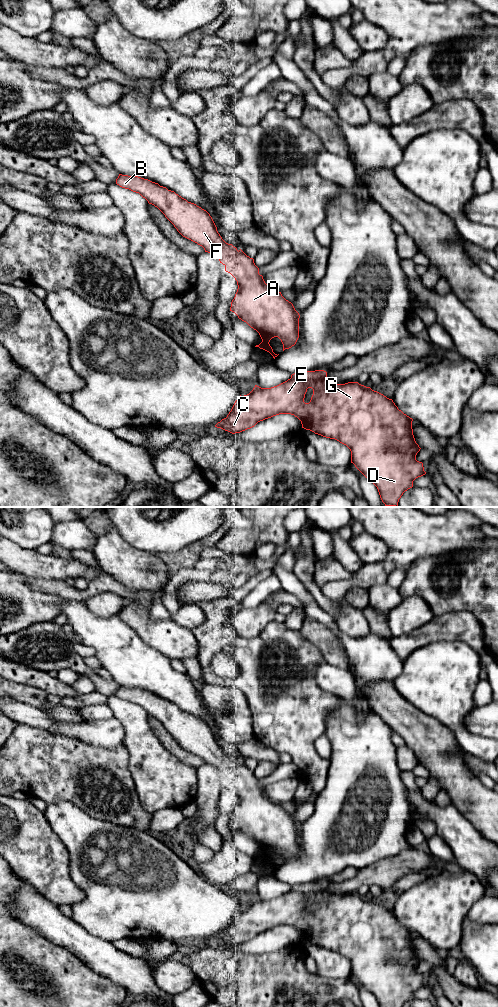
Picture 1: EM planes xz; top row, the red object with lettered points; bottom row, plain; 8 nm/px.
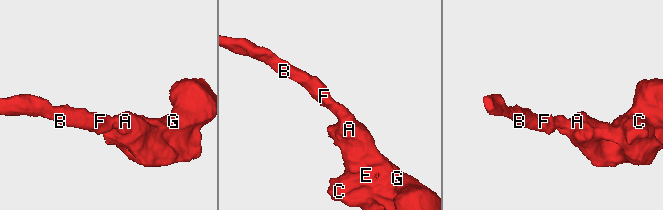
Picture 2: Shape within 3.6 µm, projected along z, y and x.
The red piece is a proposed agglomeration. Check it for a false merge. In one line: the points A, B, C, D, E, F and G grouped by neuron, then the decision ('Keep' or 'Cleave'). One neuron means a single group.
Groups: A B C D E F G. Keep

